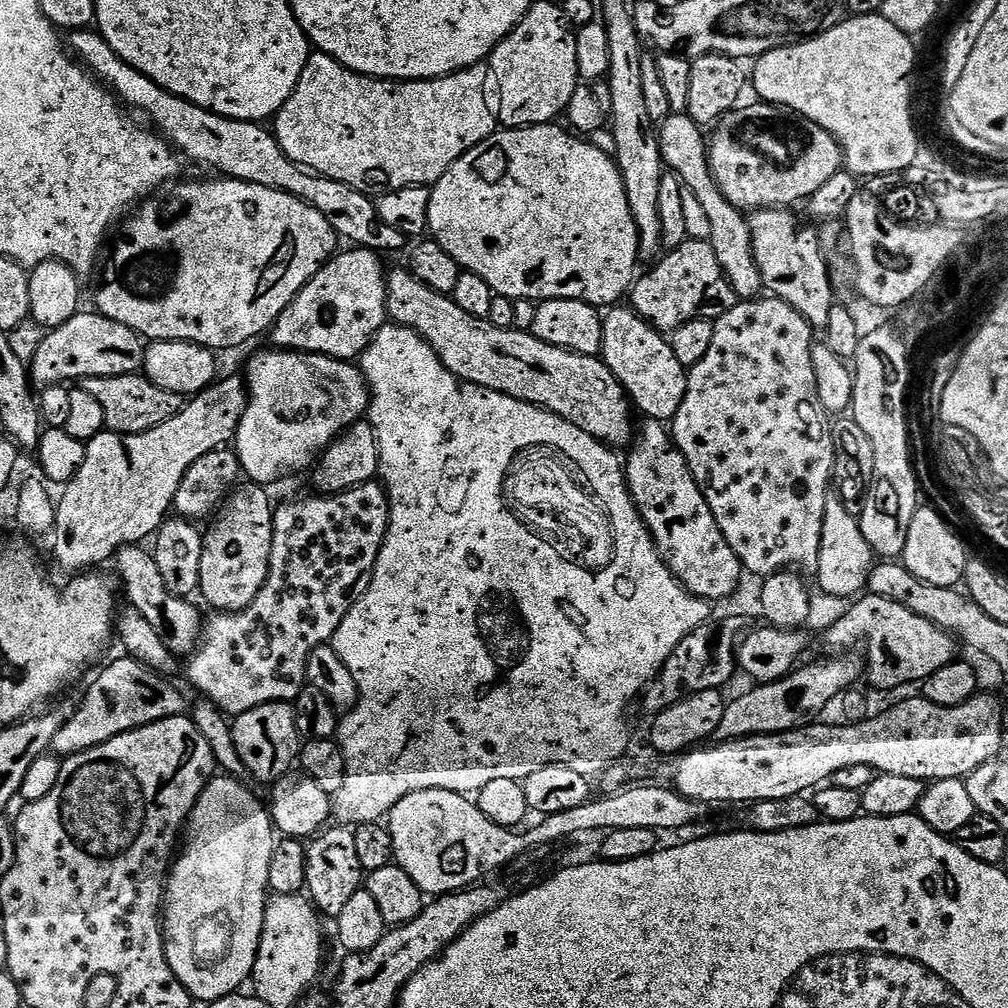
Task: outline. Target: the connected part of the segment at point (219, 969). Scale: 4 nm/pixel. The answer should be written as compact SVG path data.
M227 774L208 781L186 821L188 845L184 853L182 848L168 873L162 909L164 953L170 970L174 970L180 985L196 1002L211 1002L239 993L243 989L240 987L249 983L262 938L264 905L270 899L270 858L278 836L269 811L246 785Z

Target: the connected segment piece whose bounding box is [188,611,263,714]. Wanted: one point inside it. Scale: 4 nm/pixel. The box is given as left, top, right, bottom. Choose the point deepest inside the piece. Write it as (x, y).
(215, 669)

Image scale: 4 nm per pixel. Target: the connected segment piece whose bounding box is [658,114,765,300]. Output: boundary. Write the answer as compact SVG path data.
M673 114L665 118L659 125L660 158L663 167L673 176L677 176L687 191L698 198L698 203L703 207L704 213L710 221L710 242L714 246L714 254L718 254L718 266L726 274L730 286L736 292L740 300L755 300L765 291L764 279L758 270L758 262L754 258L754 246L752 245L752 225L749 217L741 209L736 208L721 193L718 182L708 165L708 140L705 129L696 124L687 114Z

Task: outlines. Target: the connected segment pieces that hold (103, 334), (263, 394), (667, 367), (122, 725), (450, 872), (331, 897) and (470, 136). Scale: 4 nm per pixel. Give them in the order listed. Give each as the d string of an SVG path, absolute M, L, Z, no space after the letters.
M81 310L70 322L51 329L30 363L31 383L64 386L89 376L131 376L144 367L145 337L122 322L114 322L95 310Z
M271 351L254 357L248 368L246 387L250 395L234 441L243 475L253 485L261 486L271 486L291 472L311 469L318 457L367 413L370 403L368 381L355 363L335 360L333 356L317 356L314 352Z
M612 306L607 312L603 317L602 330L602 359L605 366L623 386L629 401L639 411L641 408L648 420L672 421L678 414L678 406L682 406L686 398L688 372L682 362L674 358L671 343L665 333L653 328L631 306Z
M113 659L109 663L109 668L89 686L84 701L80 705L78 703L75 705L72 717L60 727L58 734L54 734L51 751L61 758L76 756L87 748L105 744L110 738L133 732L135 728L152 724L156 720L164 720L167 716L181 715L186 708L185 697L176 700L176 696L172 696L172 692L164 688L164 682L160 684L163 678L165 677L161 673L149 670L137 660L132 664L120 664Z
M414 790L414 794L406 794L386 817L395 863L414 878L421 892L432 898L463 892L485 879L482 868L478 868L478 854L458 852L458 848L450 846L478 846L488 826L490 818L482 814L475 799L450 790Z
M348 826L335 827L321 831L306 848L308 854L306 858L306 878L304 879L306 892L313 905L325 917L328 915L329 918L335 918L342 914L346 902L350 902L350 898L354 898L354 894L361 891L366 880L362 862L358 862L353 829Z
M316 50L309 55L294 94L290 94L288 101L281 106L280 111L274 117L274 125L276 124L274 135L282 146L282 150L301 168L307 168L309 172L317 176L325 176L334 182L342 182L354 190L379 198L386 192L402 190L419 184L431 186L438 183L448 173L448 167L454 162L458 162L458 158L462 158L462 154L466 154L497 131L498 116L493 105L492 108L488 105L488 96L484 93L487 88L490 88L490 68L487 63L475 64L464 68L461 72L440 76L436 80L380 80L377 76L363 76L360 72L351 72L350 69L343 68L333 56Z

